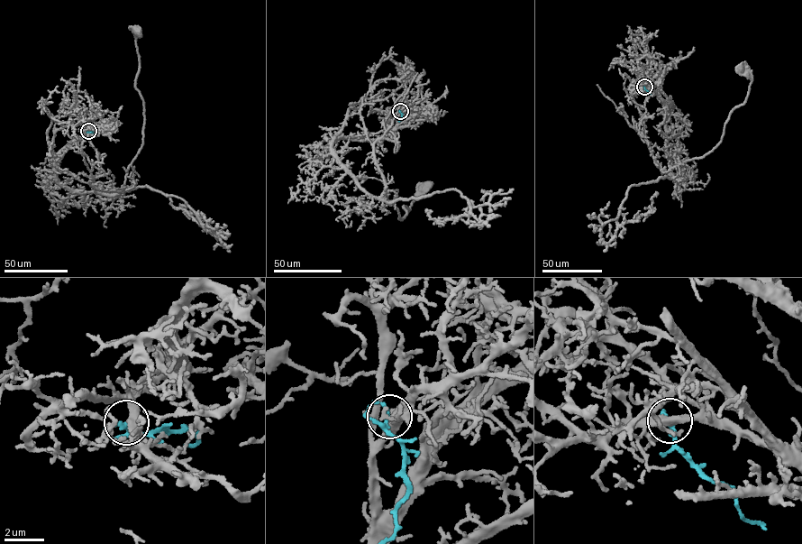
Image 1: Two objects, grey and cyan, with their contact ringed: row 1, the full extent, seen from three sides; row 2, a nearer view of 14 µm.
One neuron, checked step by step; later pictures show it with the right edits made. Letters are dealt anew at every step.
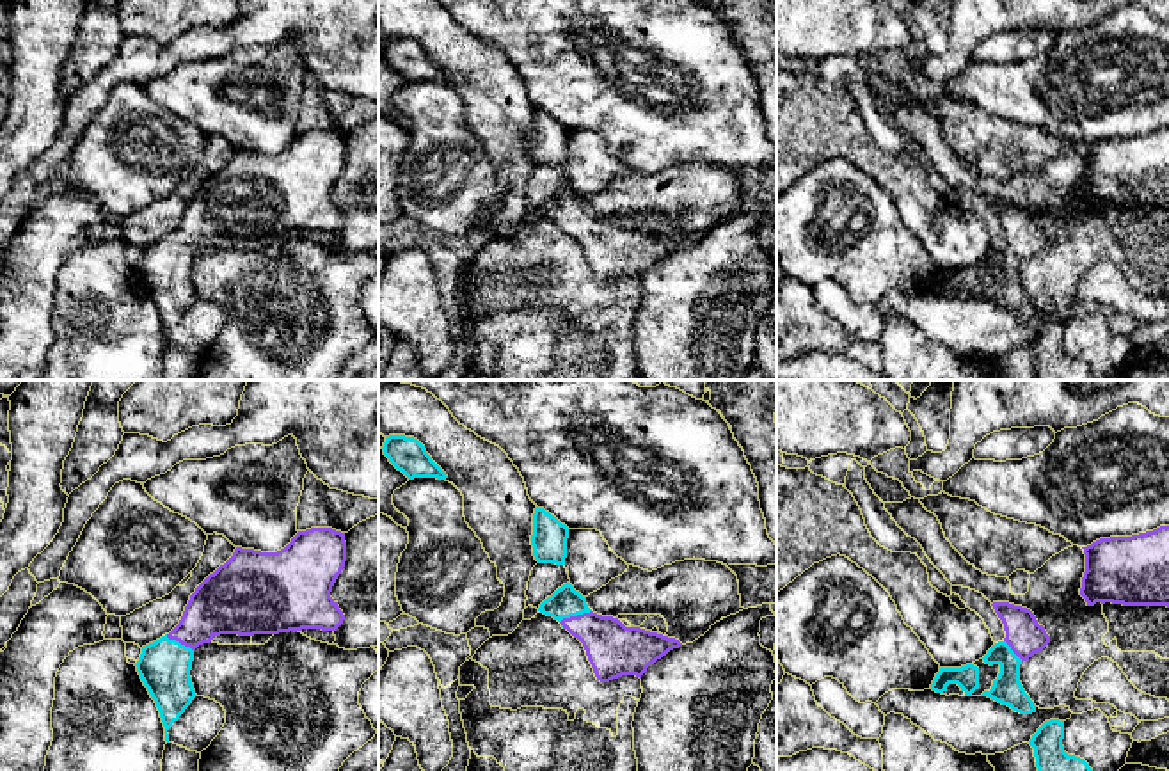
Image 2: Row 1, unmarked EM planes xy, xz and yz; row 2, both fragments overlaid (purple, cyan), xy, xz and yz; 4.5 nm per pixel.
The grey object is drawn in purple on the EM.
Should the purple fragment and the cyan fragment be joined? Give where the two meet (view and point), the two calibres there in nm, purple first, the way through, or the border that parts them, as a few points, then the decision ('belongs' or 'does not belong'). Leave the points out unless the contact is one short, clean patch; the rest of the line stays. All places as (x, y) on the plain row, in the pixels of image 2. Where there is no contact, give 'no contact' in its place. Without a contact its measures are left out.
contact xz (574, 219); calibres 240 and 140 nm; way xz (613, 253), (574, 219), (565, 205); belongs

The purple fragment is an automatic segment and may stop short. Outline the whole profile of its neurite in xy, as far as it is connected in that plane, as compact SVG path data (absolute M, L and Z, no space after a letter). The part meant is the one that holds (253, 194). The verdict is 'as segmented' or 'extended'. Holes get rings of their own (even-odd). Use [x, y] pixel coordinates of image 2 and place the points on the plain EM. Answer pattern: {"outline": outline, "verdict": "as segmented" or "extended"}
{"outline": "M311 130L298 133L277 155L236 149L233 158L195 190L179 226L169 236L142 249L135 266L160 313L167 345L167 332L197 298L190 279L194 252L220 236L254 238L302 231L336 233L345 217L330 194L345 163L345 135L332 130Z", "verdict": "extended"}

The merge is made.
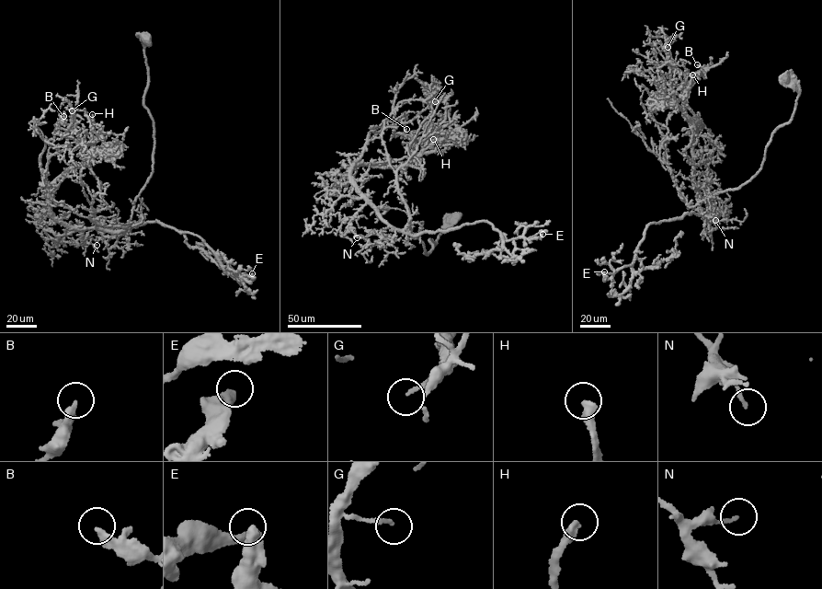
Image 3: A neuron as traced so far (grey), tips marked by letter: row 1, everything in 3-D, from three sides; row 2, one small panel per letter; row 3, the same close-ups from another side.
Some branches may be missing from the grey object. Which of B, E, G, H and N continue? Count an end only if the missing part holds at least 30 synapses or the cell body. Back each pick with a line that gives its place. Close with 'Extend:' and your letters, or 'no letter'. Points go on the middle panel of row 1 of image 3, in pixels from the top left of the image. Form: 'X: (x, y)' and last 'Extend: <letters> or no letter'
H: (433, 139)
Extend: H

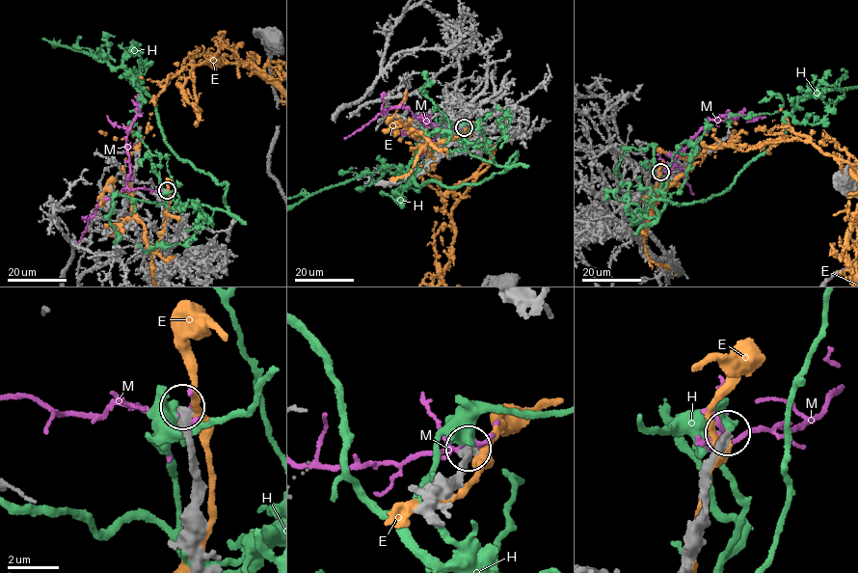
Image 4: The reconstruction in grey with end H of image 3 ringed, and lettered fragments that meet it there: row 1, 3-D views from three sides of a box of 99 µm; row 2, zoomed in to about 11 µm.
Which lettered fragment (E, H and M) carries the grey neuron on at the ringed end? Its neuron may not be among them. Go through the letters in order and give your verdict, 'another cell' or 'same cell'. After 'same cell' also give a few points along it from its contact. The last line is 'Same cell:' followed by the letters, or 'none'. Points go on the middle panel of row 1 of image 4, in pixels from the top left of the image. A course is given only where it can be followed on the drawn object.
E: another cell
H: another cell
M: another cell
Same cell: none

